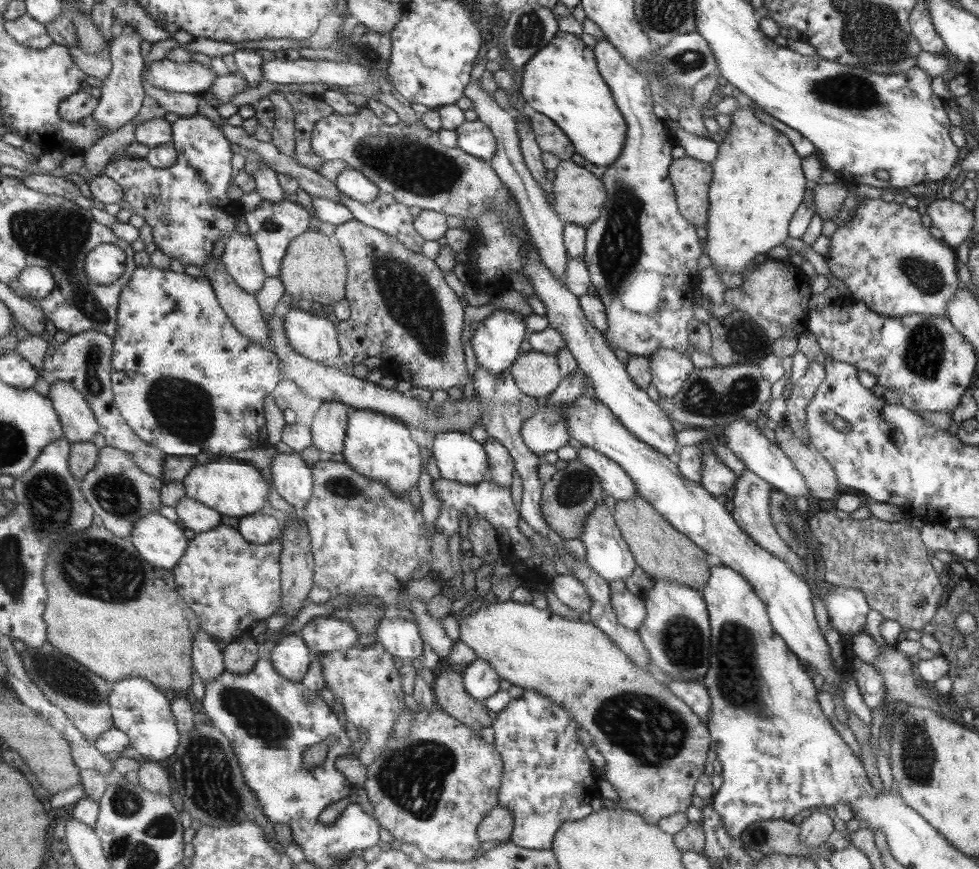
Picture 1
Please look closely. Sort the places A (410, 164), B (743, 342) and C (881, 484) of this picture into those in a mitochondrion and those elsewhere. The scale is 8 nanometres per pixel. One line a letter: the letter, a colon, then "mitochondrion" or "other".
A: mitochondrion
B: mitochondrion
C: other

